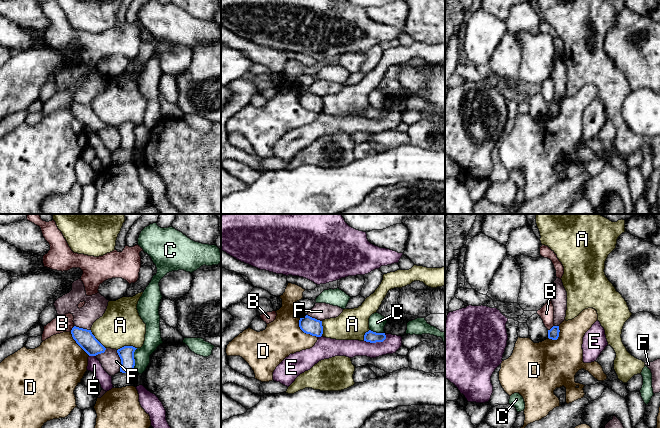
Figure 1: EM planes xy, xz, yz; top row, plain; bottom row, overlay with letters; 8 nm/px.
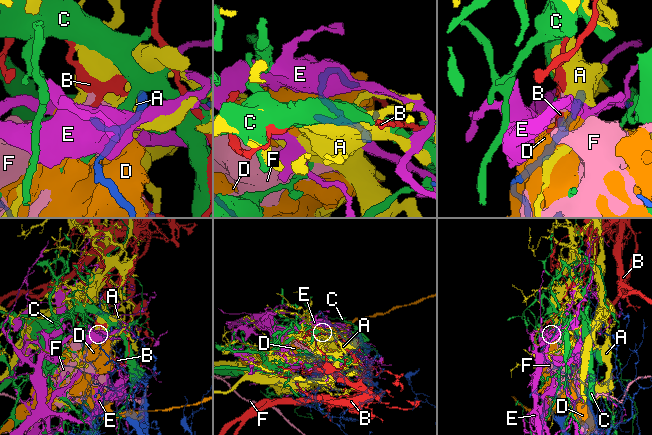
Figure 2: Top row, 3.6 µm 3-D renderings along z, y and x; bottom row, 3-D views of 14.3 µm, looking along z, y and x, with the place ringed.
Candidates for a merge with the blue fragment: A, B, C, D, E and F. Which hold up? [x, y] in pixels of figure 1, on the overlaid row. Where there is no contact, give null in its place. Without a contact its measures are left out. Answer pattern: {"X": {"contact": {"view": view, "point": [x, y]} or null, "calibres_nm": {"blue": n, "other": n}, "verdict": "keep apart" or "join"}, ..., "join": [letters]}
{"A": {"contact": {"view": "xy", "point": [126, 346]}, "calibres_nm": {"blue": 120, "other": 320}, "verdict": "keep apart"}, "B": {"contact": {"view": "xy", "point": [72, 329]}, "calibres_nm": {"blue": 150, "other": 140}, "verdict": "keep apart"}, "C": {"contact": {"view": "xy", "point": [134, 359]}, "calibres_nm": {"blue": 120, "other": 130}, "verdict": "keep apart"}, "D": {"contact": {"view": "xz", "point": [303, 331]}, "calibres_nm": {"blue": 140, "other": 300}, "verdict": "keep apart"}, "E": {"contact": {"view": "xz", "point": [376, 341]}, "calibres_nm": {"blue": 90, "other": 140}, "verdict": "keep apart"}, "F": {"contact": {"view": "xy", "point": [121, 360]}, "calibres_nm": {"blue": 120, "other": 160}, "verdict": "keep apart"}, "join": []}

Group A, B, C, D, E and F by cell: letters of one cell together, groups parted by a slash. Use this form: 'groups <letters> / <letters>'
groups A / B / C / D / E / F

